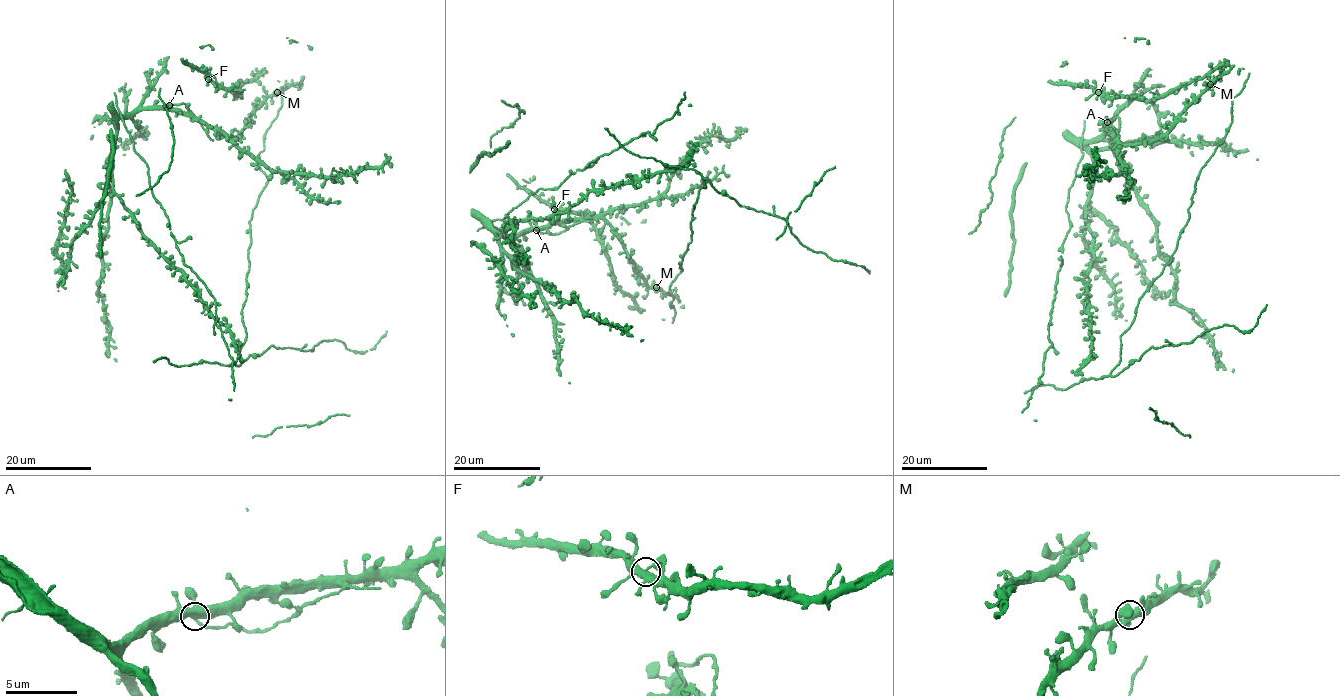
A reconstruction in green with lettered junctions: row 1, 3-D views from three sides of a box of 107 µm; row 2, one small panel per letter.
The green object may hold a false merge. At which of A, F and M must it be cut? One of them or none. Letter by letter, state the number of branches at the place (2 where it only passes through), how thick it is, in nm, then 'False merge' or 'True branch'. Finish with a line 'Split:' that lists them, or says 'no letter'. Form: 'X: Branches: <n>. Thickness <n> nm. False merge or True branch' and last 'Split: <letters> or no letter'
A: Branches: 4. Thickness 360 nm. False merge
F: Branches: 4. Thickness 380 nm. True branch
M: Branches: 4. Thickness 340 nm. True branch
Split: A

